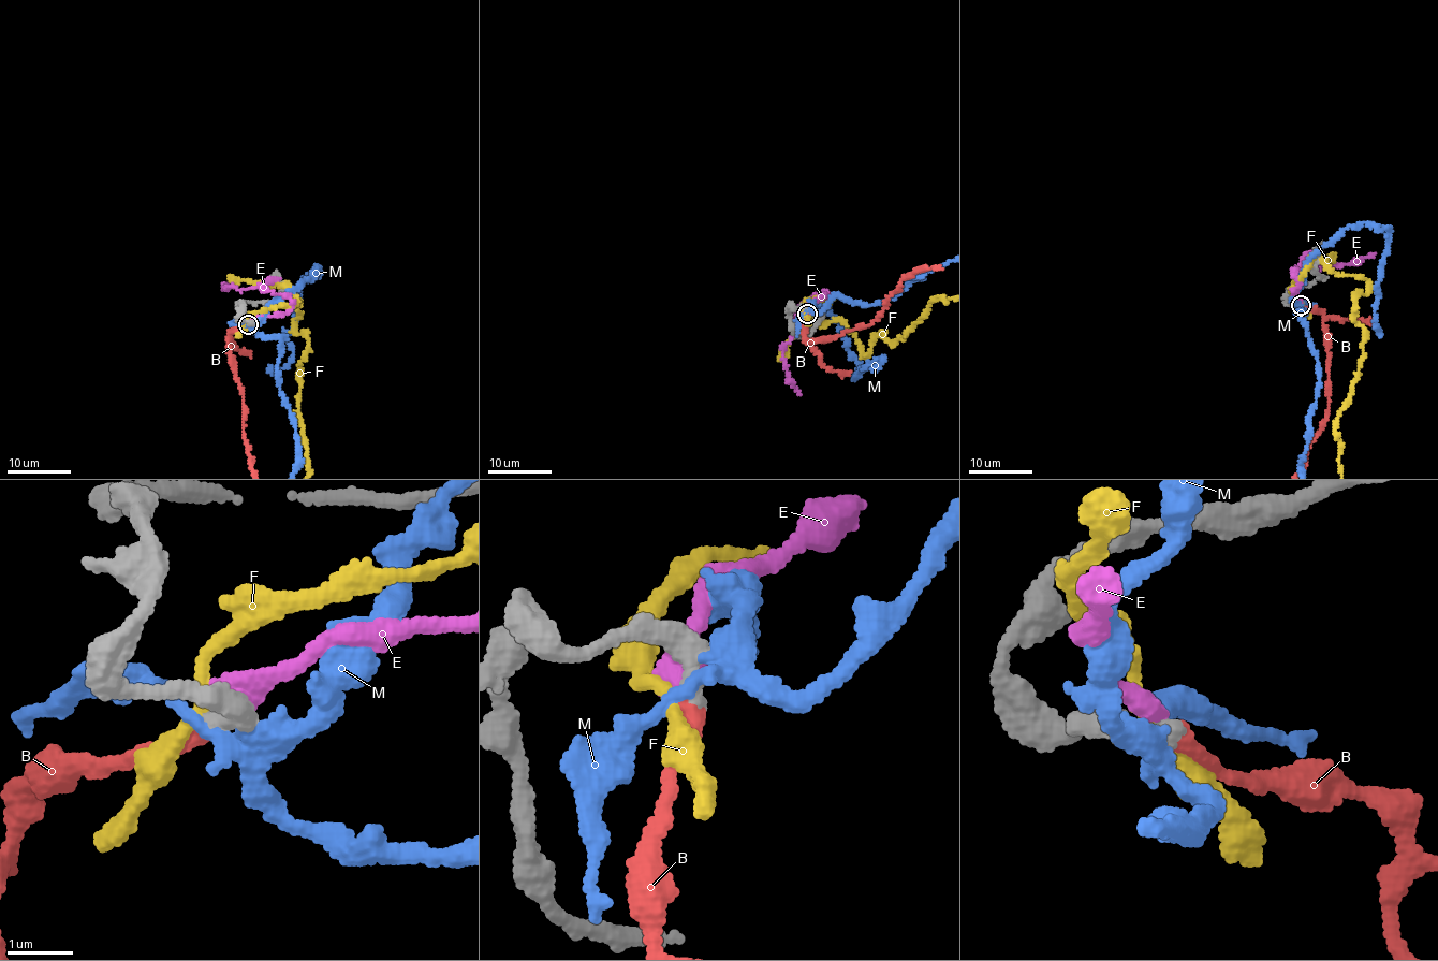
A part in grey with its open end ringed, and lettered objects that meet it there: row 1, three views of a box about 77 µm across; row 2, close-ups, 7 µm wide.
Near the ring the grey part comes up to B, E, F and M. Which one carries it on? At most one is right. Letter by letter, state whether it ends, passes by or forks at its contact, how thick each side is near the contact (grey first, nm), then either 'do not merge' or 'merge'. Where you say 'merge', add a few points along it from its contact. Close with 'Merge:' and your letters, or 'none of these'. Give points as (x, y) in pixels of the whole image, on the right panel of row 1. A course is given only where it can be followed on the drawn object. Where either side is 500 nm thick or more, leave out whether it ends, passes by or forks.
B: it ends; calibres 400 and 240 nm; merge
E: it ends; calibres 480 and 420 nm; do not merge
F: it passes by; calibres 400 and 200 nm; do not merge
M: it forks; calibres 480 and 300 nm; do not merge
Merge: B

